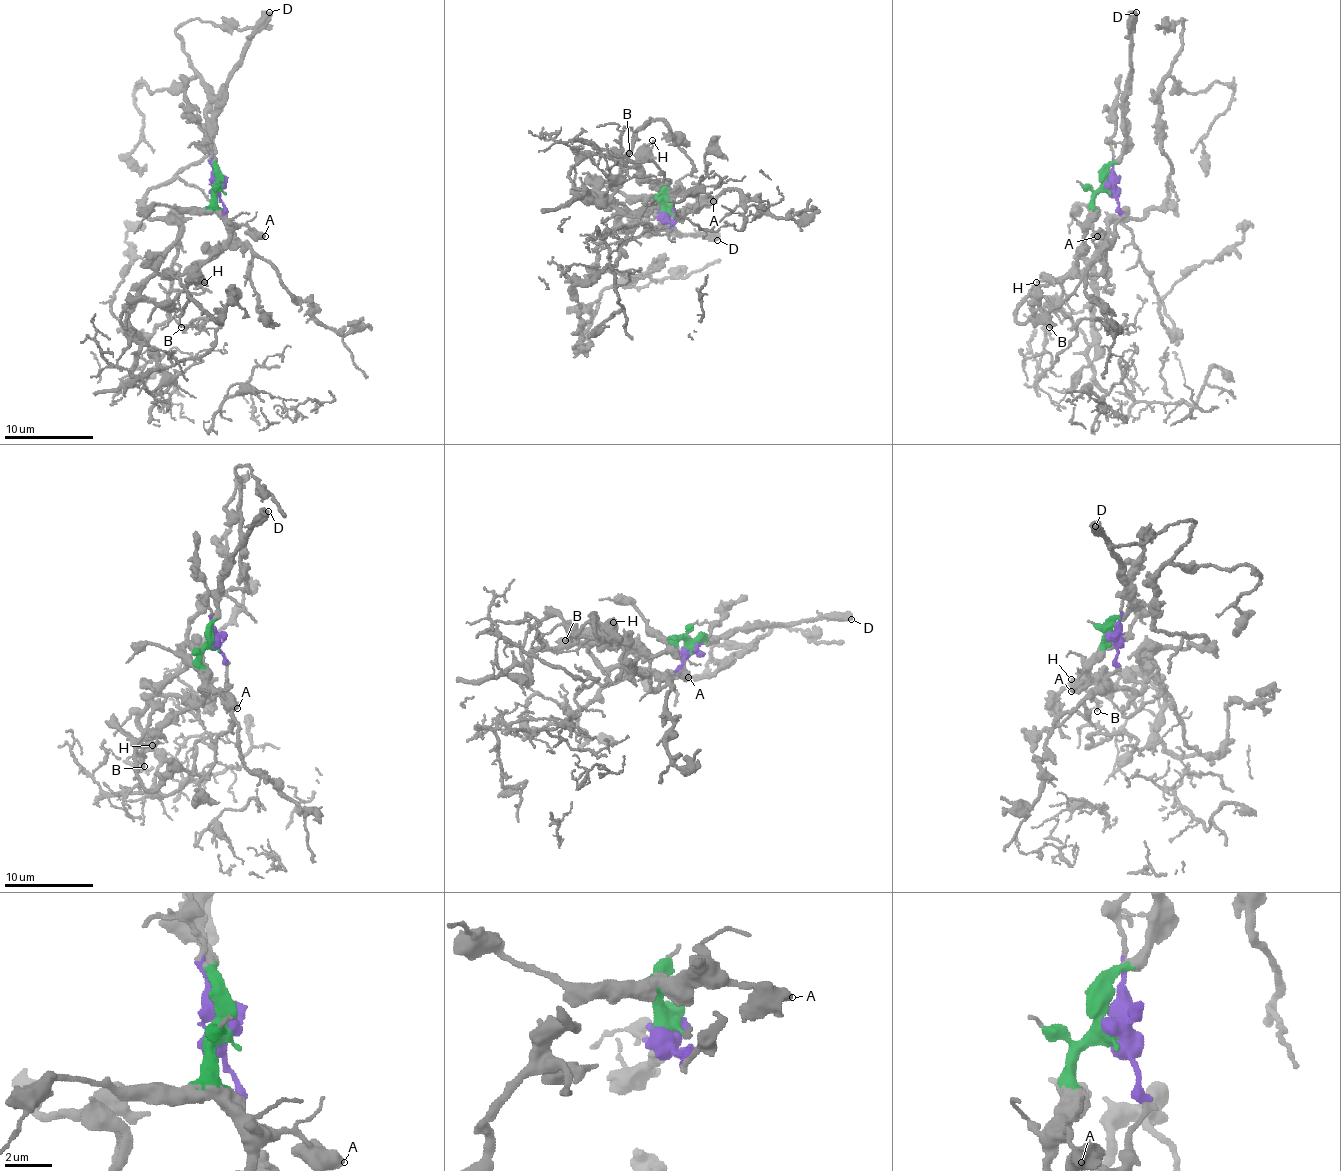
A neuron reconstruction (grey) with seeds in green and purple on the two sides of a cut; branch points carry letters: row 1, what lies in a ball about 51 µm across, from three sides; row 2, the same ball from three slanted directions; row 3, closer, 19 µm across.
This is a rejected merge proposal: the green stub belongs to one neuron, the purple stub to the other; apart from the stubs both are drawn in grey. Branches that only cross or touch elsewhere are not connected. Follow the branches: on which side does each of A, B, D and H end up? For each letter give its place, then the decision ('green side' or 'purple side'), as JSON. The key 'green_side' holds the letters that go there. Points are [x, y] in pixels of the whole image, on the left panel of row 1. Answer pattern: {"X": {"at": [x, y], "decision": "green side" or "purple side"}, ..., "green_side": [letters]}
{"A": {"at": [265, 236], "decision": "green side"}, "B": {"at": [181, 327], "decision": "purple side"}, "D": {"at": [269, 12], "decision": "green side"}, "H": {"at": [204, 282], "decision": "green side"}, "green_side": ["A", "D", "H"]}

